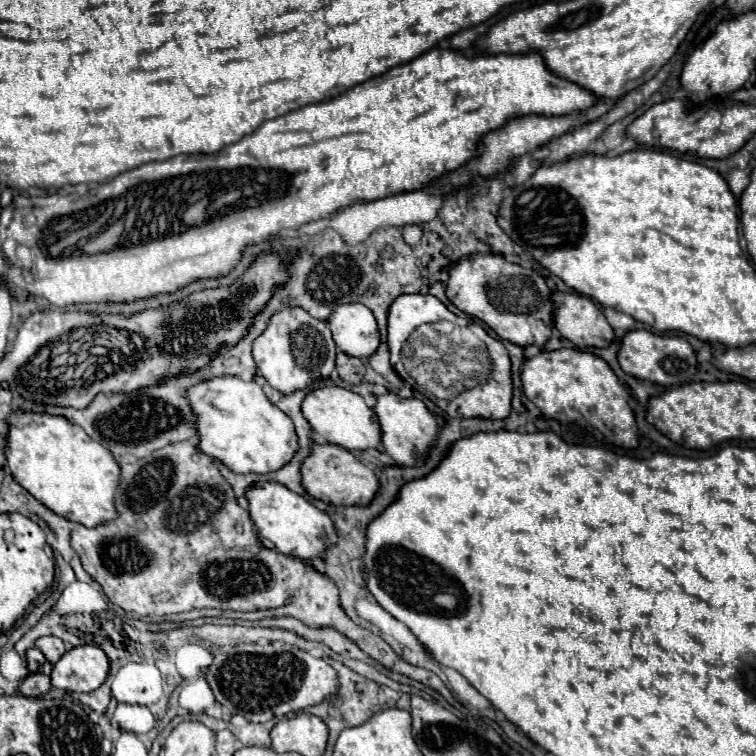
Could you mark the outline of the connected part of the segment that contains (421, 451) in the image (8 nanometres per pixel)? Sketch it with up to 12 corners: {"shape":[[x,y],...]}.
{"shape":[[376,397],[386,453],[422,463],[438,423],[420,399]]}

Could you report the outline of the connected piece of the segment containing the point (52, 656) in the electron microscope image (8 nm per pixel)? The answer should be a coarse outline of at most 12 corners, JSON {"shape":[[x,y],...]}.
{"shape":[[52,635],[36,639],[50,663],[62,657],[64,643]]}

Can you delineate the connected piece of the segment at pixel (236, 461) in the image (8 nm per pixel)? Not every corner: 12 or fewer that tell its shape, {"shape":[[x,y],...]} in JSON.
{"shape":[[256,381],[192,385],[198,449],[236,473],[296,451],[290,417]]}

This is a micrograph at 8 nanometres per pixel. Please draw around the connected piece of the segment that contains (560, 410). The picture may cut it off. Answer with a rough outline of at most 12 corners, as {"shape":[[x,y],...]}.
{"shape":[[578,349],[524,361],[524,395],[546,417],[636,447],[628,393]]}

